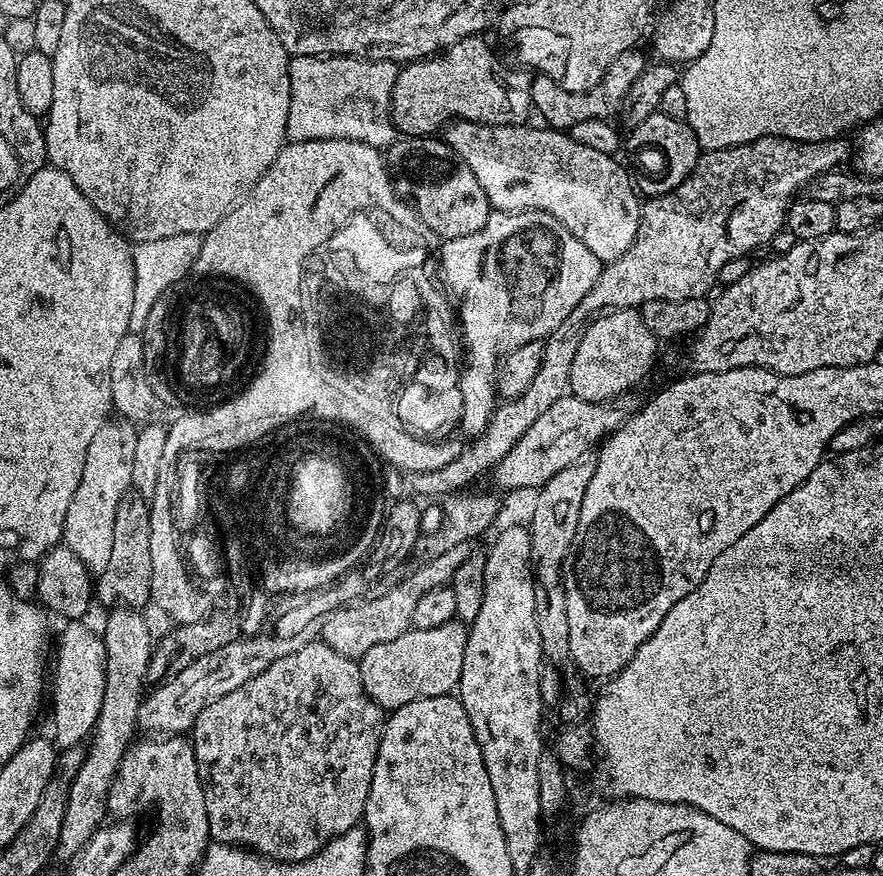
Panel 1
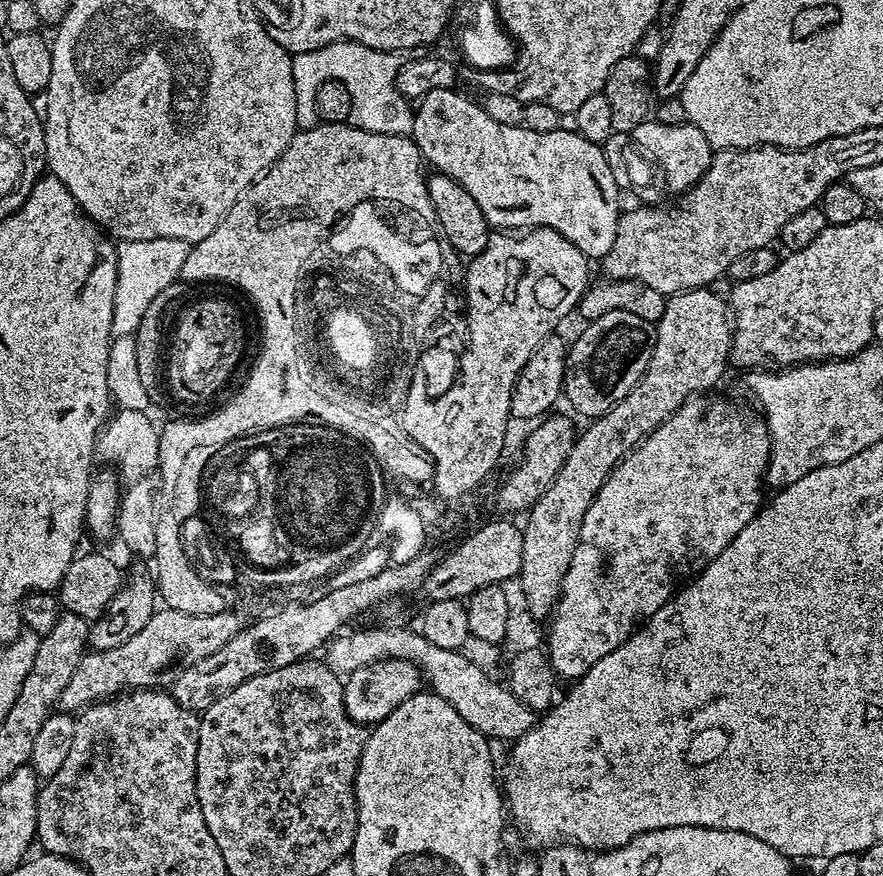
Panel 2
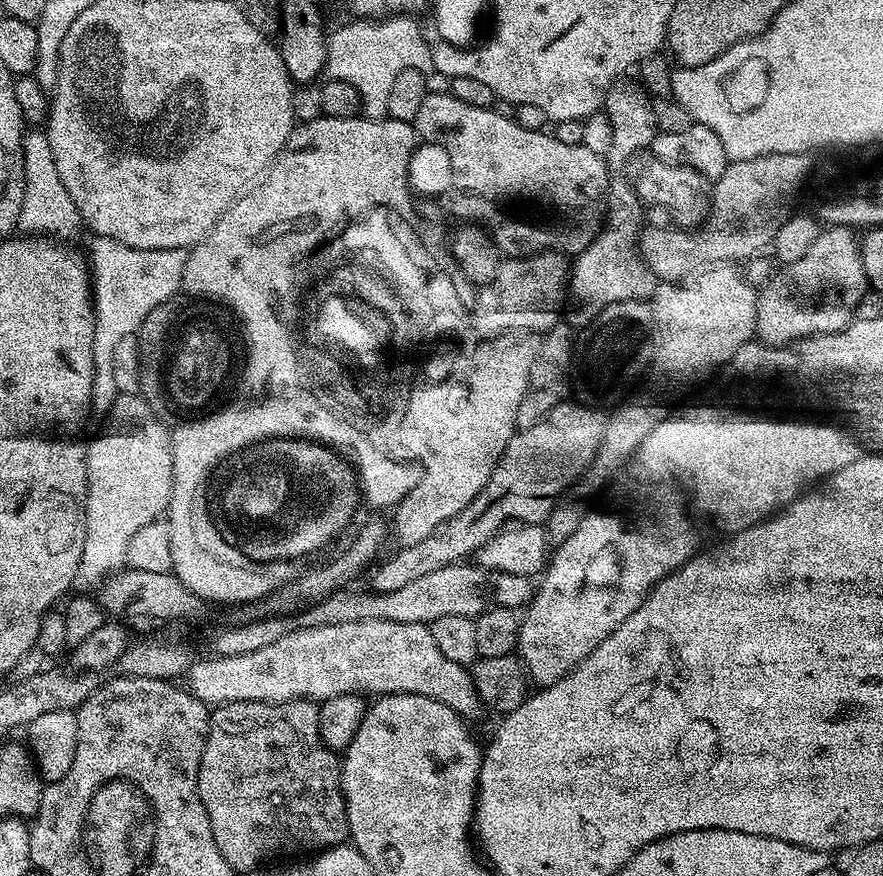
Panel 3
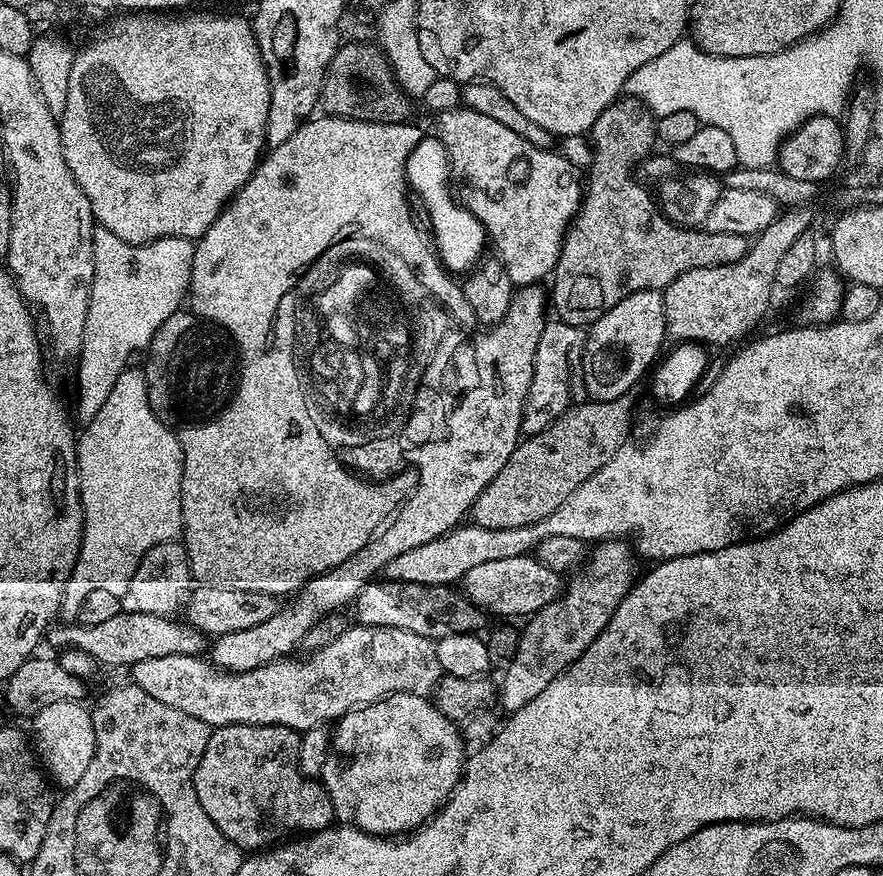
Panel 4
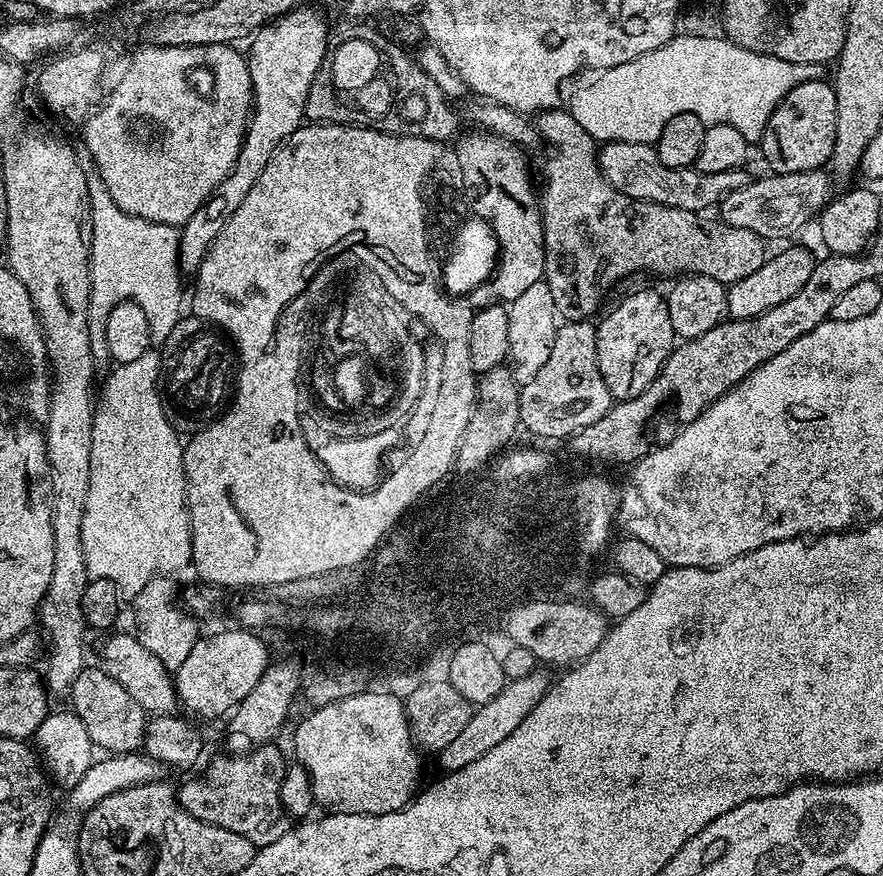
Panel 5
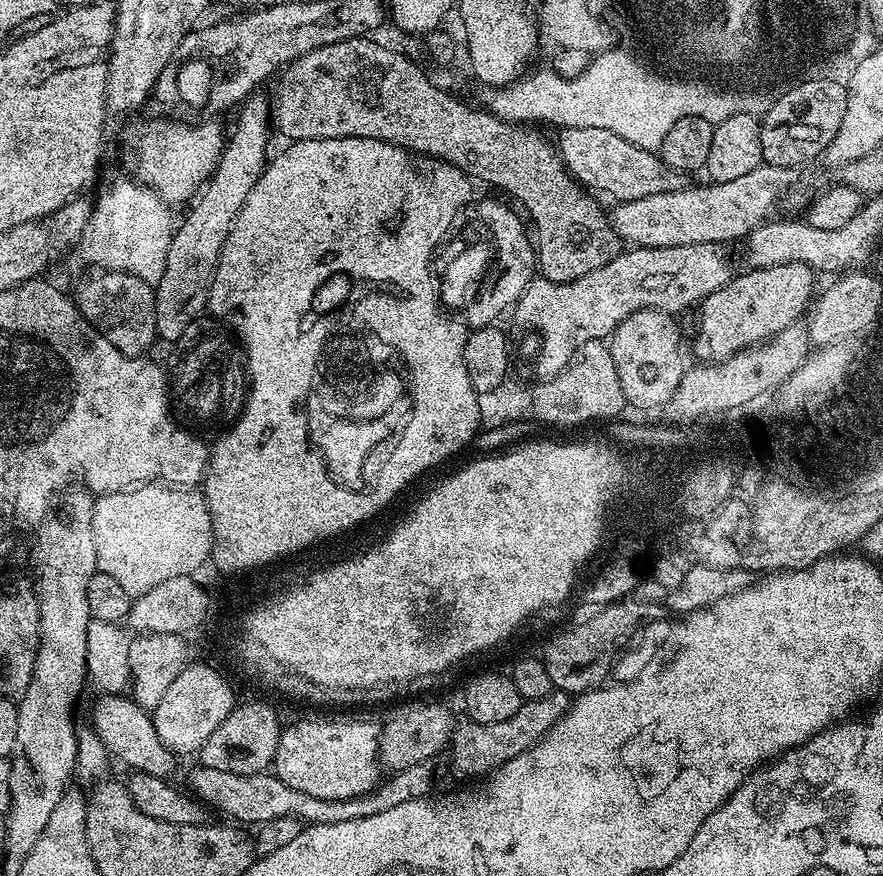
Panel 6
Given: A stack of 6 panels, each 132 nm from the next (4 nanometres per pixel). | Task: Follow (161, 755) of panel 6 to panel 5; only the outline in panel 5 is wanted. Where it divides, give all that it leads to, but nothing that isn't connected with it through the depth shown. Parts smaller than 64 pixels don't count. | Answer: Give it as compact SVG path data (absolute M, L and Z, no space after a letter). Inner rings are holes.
M84 667L69 688L68 698L72 702L71 709L81 718L92 744L97 749L102 748L105 753L120 755L139 751L143 747L148 729L148 714L114 678L110 678L103 667Z

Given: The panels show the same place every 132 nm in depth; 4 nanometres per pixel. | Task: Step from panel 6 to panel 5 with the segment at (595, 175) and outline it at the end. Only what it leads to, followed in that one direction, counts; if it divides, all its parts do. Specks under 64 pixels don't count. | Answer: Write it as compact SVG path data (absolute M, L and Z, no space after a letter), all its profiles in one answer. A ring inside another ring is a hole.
M614 140L599 149L598 159L604 180L622 194L635 200L654 202L678 210L703 213L708 207L719 205L732 191L742 190L750 182L744 168L735 168L722 174L706 174L696 167L671 168L666 166L650 144L635 144Z

